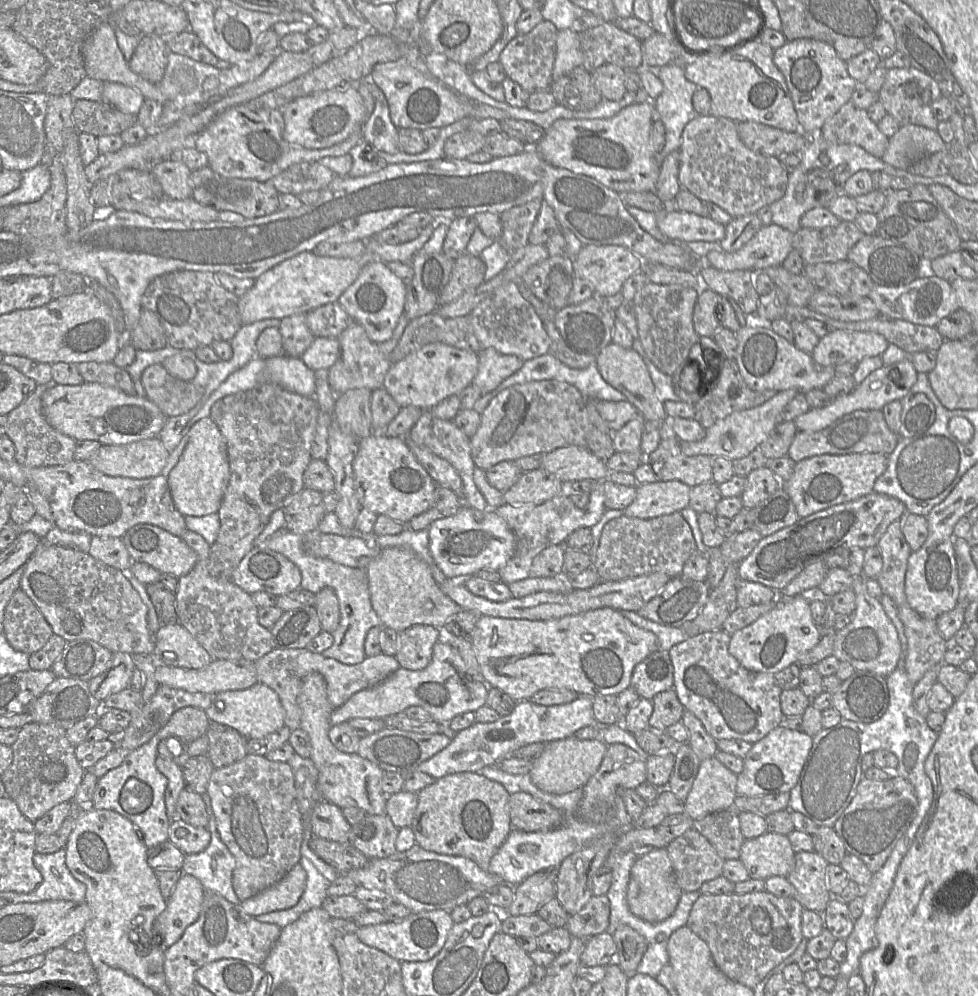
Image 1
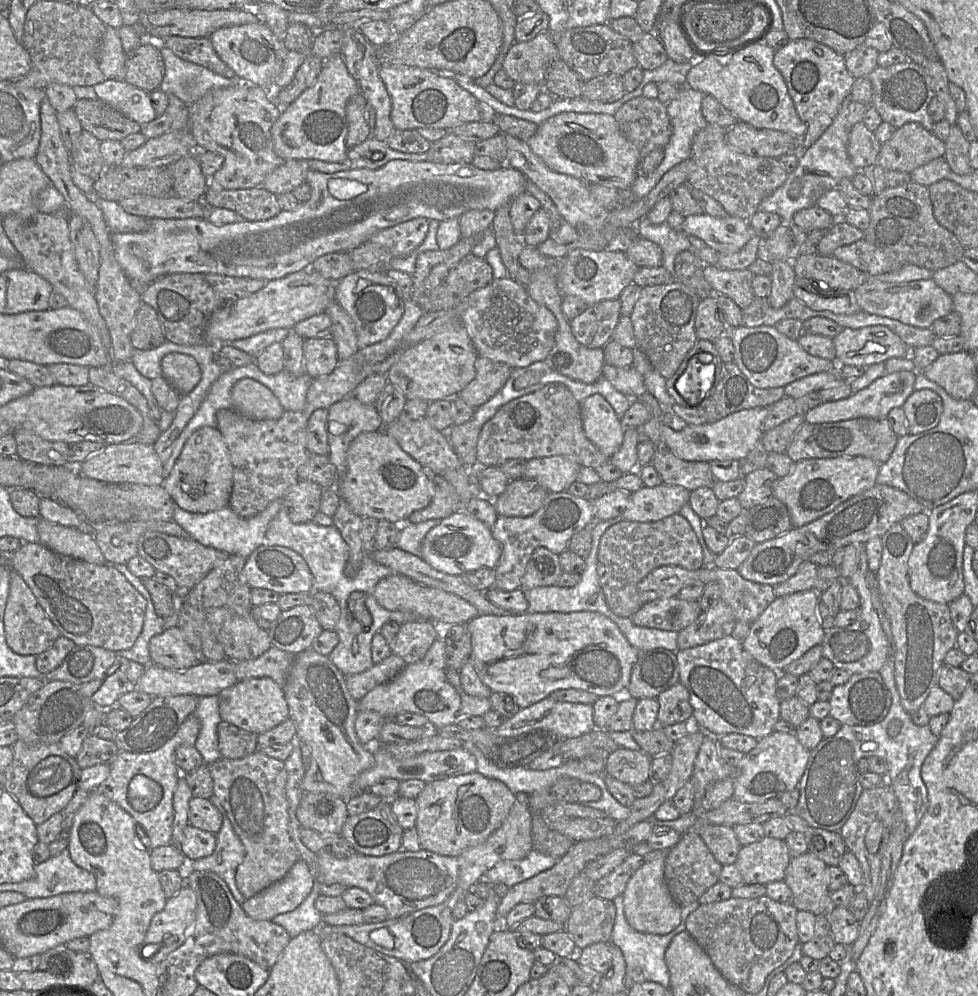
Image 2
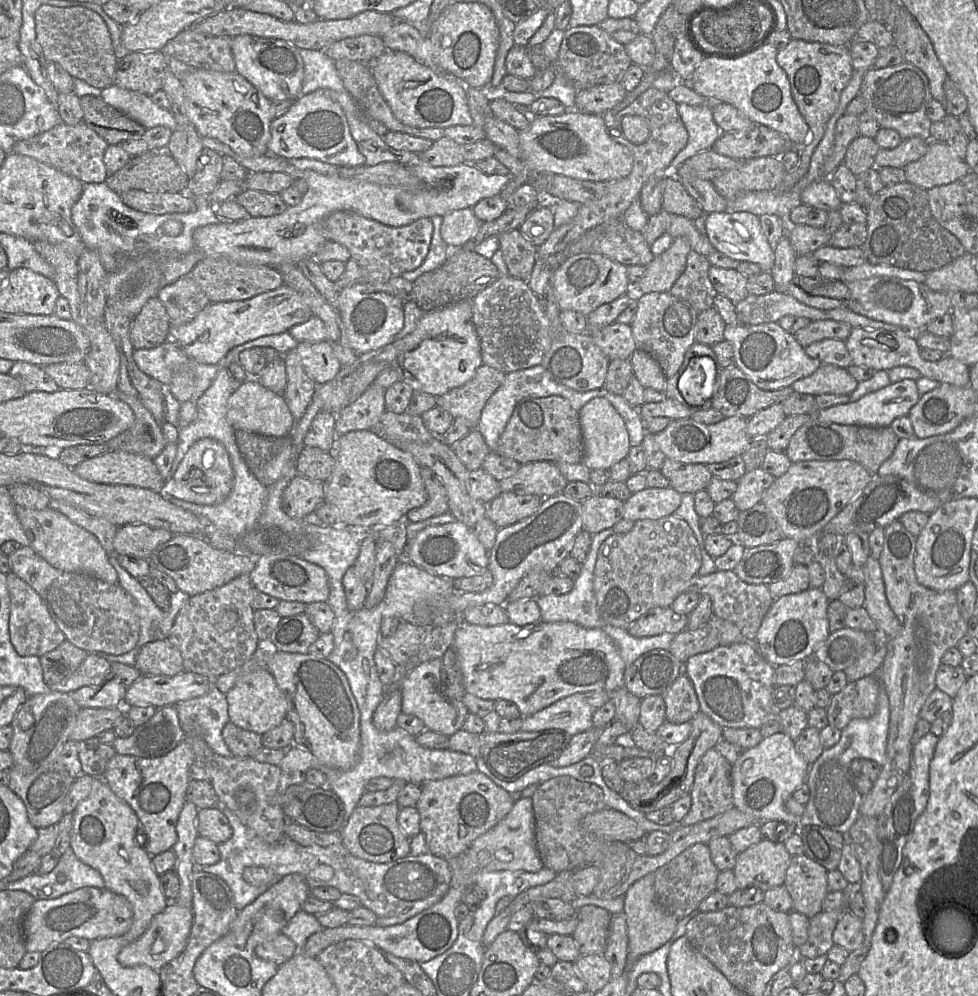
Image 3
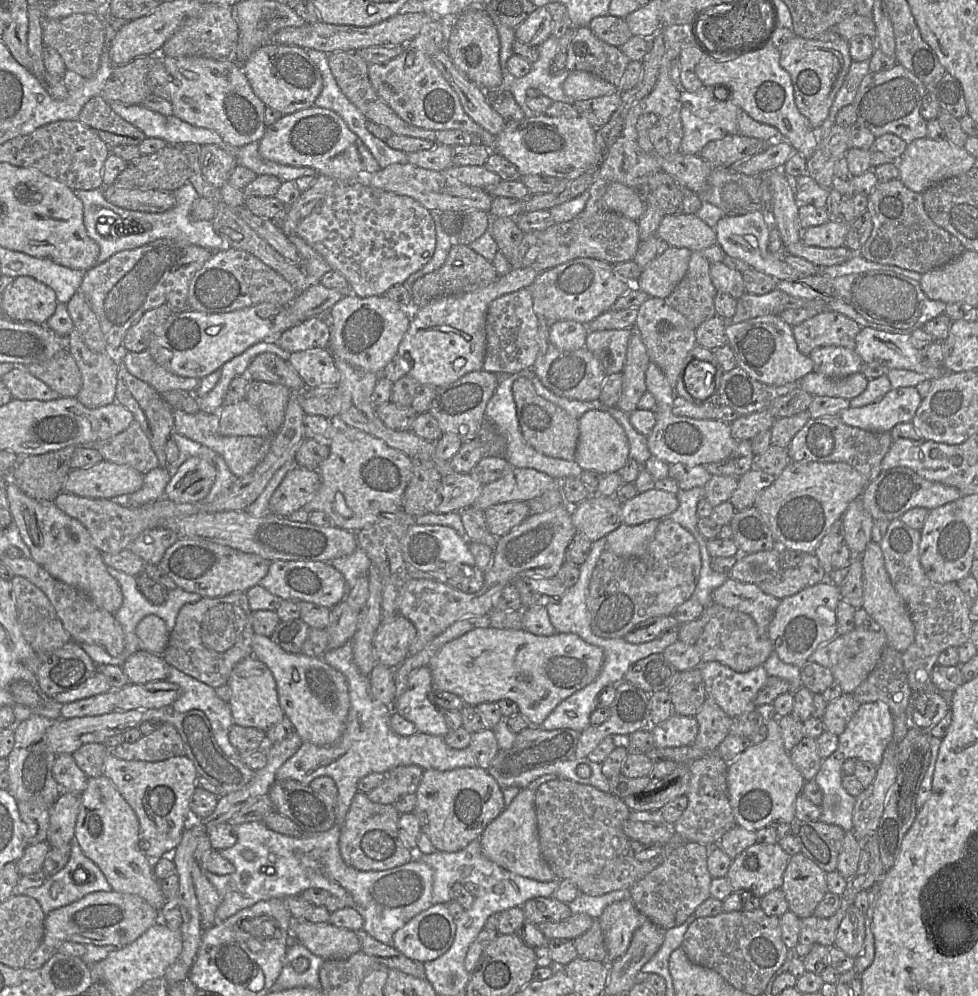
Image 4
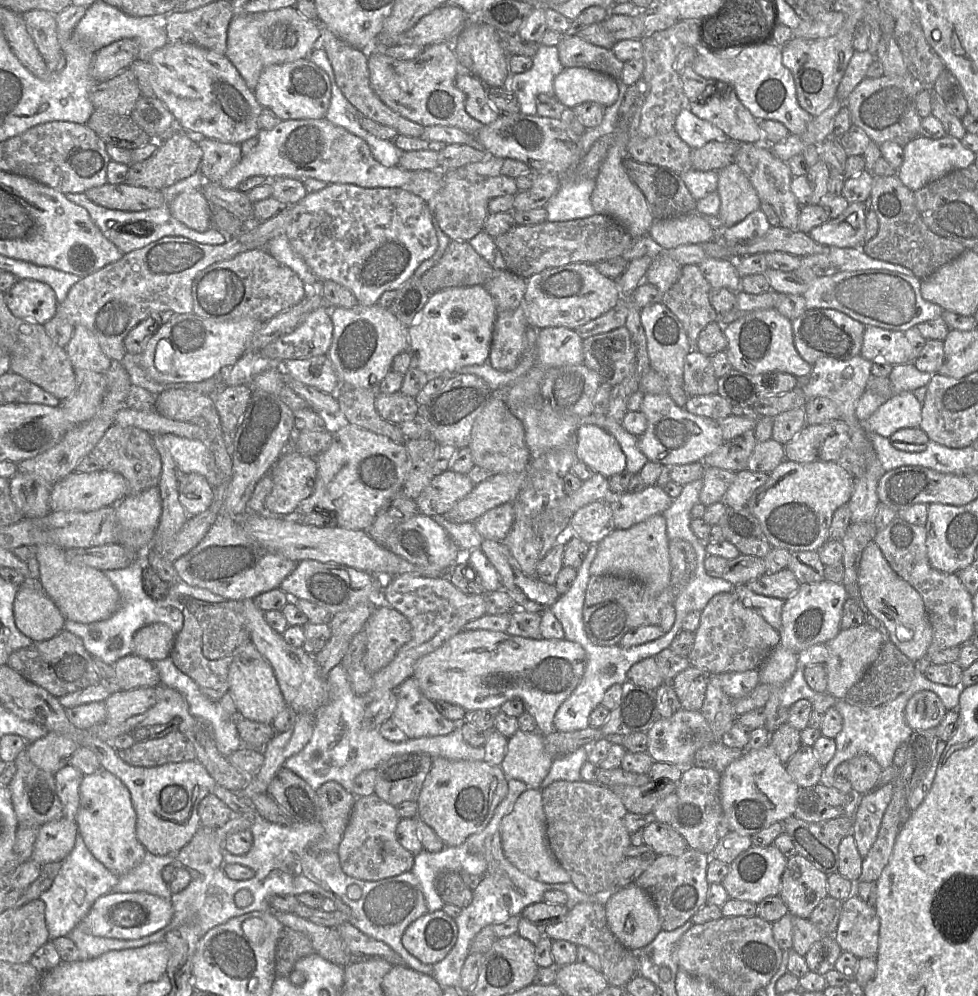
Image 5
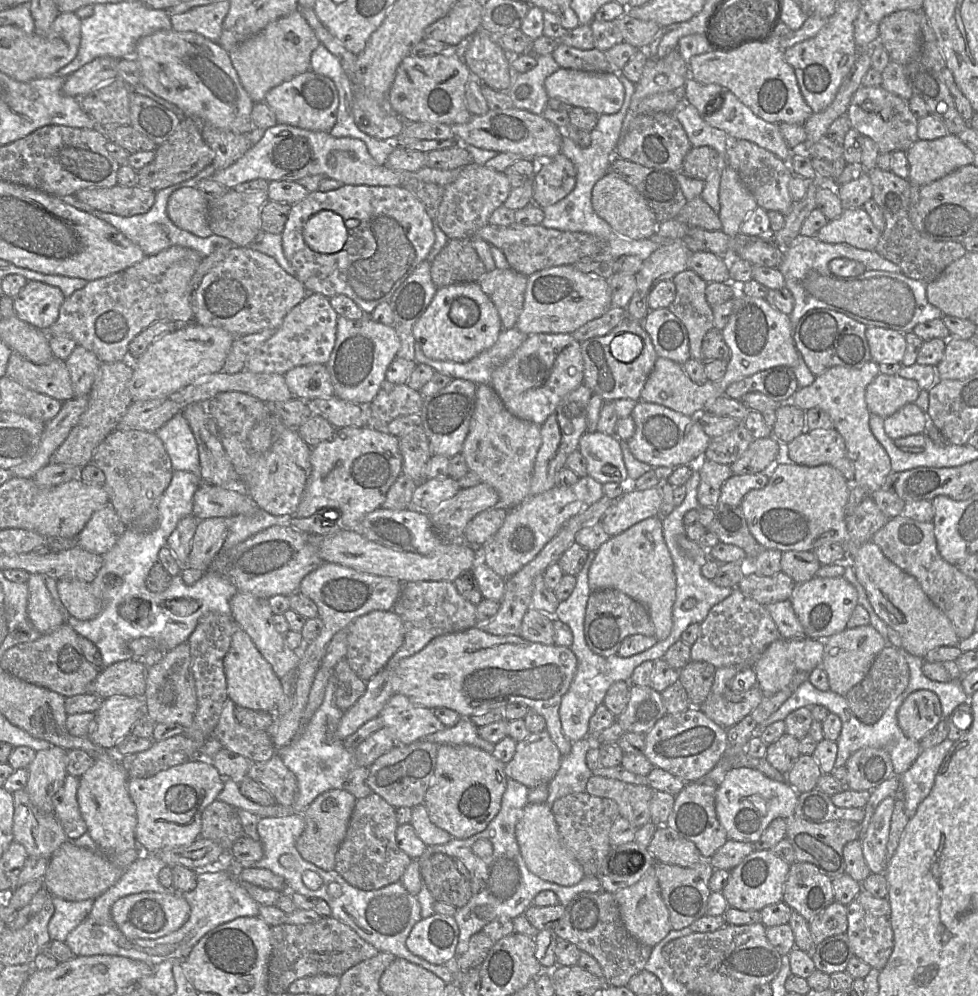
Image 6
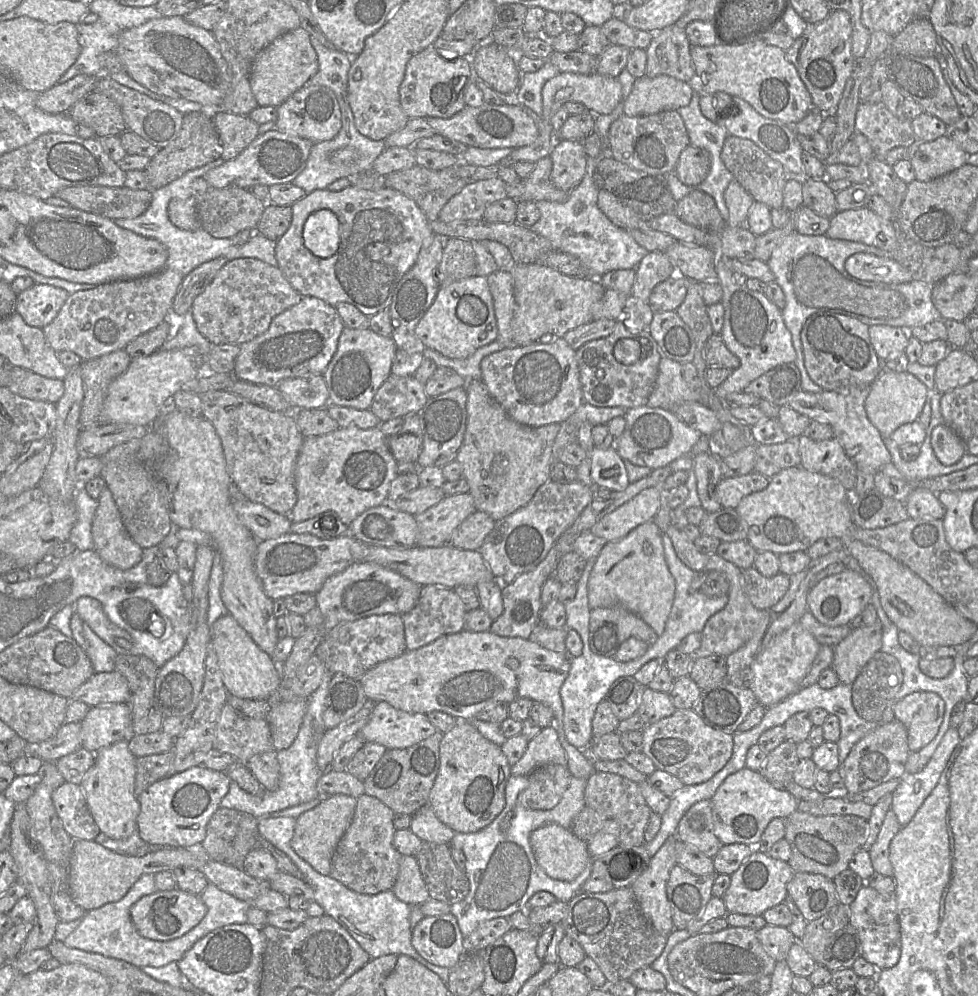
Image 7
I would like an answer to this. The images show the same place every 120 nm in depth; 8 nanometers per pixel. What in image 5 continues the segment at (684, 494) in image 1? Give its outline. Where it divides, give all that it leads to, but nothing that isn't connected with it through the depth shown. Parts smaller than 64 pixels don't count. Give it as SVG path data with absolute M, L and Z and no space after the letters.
M656 484L647 486L639 493L611 495L607 500L616 529L628 529L653 515L662 514L673 501L663 488Z

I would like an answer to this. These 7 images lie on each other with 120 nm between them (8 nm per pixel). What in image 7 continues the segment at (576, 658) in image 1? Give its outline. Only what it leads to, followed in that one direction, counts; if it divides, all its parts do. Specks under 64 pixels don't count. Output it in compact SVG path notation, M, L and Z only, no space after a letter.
M462 630L455 634L441 636L432 643L416 650L406 650L400 656L383 661L370 668L359 680L368 701L385 701L393 707L409 713L430 713L442 711L456 720L472 720L479 712L497 703L509 704L520 698L541 702L553 712L553 727L567 755L567 767L573 777L588 779L594 766L583 756L582 750L571 745L563 728L564 711L560 689L567 678L571 657L567 653L557 653L546 649L530 639L504 637L493 632L473 632Z

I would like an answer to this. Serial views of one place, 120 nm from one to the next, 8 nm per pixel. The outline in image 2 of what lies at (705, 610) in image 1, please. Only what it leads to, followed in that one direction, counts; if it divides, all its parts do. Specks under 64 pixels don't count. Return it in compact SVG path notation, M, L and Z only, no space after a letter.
M722 599L702 611L698 618L678 633L678 650L706 644L731 635L736 620L731 607Z

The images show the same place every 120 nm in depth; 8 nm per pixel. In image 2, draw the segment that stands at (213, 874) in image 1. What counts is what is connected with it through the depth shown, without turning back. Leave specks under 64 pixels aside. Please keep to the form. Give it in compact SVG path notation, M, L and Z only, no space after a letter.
M214 795L209 800L223 816L221 828L215 835L216 846L210 856L187 861L187 869L189 871L211 871L216 873L227 883L235 900L242 905L246 898L236 885L235 875L237 867L244 860L245 848L235 834L219 800Z

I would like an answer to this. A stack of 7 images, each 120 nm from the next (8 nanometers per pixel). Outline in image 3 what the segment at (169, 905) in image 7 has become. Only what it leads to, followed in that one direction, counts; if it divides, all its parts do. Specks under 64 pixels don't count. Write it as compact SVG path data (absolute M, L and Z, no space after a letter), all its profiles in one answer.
M83 887L55 899L36 900L24 919L27 952L42 953L49 946L64 942L69 937L90 941L122 936L133 923L133 909L122 895L106 888Z

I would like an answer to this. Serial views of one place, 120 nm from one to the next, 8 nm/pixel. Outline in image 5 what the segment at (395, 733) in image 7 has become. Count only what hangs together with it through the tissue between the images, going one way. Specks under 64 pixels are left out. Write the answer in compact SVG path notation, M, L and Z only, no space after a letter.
M412 676L397 689L397 703L392 719L408 739L447 735L459 725L436 709L435 702L420 691Z

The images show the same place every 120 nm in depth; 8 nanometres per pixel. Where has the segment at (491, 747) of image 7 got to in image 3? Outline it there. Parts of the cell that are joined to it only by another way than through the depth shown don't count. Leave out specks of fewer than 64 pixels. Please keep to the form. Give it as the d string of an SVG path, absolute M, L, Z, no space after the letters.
M480 770L423 783L416 808L428 851L446 860L463 855L476 838L494 827L511 811L514 803L509 792Z

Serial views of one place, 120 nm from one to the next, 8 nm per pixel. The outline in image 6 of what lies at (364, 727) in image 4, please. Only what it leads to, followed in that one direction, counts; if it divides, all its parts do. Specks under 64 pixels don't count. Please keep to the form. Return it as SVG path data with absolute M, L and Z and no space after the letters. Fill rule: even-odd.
M332 670L332 677L329 680L326 689L325 689L325 694L324 694L324 698L323 701L321 703L321 705L319 706L319 708L316 710L316 712L313 714L313 716L311 717L311 719L308 721L308 723L302 728L300 734L296 737L296 739L290 744L288 745L286 748L281 749L279 754L281 756L282 762L284 763L284 765L295 775L296 780L297 780L297 785L298 785L298 791L297 791L297 795L295 797L295 800L293 802L293 804L290 807L285 807L282 805L279 805L277 803L274 803L273 805L270 806L262 806L259 805L257 803L252 802L251 800L249 800L248 798L244 797L242 795L242 793L240 792L240 787L237 781L234 781L232 779L225 779L224 780L224 787L223 790L220 792L220 794L218 795L217 799L234 807L235 809L242 809L242 810L246 810L249 811L253 814L255 814L256 816L258 816L259 818L264 818L264 817L283 817L283 816L287 816L290 814L303 814L303 812L306 810L306 808L322 793L331 790L331 789L343 789L343 784L349 774L349 772L351 771L352 768L354 768L356 766L355 764L355 759L354 759L354 752L346 749L345 745L344 745L344 741L340 740L337 736L336 736L336 731L337 731L337 727L338 724L343 716L343 711L341 711L334 703L334 692L335 692L335 679L333 677L333 670ZM461 718L454 726L432 733L424 740L438 745L471 745L489 753L494 750L494 744L478 735L478 727L469 718Z

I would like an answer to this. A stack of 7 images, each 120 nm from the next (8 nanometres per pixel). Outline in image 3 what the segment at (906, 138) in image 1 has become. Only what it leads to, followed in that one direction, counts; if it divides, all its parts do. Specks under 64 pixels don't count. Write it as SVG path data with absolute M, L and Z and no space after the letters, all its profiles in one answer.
M920 137L902 139L895 148L880 148L875 157L875 166L877 168L886 166L904 168L907 164L924 156L927 149L928 141Z

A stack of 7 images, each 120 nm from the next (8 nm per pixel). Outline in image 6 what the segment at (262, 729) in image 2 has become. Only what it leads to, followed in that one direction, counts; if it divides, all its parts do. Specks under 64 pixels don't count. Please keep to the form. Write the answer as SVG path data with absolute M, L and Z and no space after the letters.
M238 628L233 634L223 665L228 698L236 706L255 711L275 712L282 693L281 680L256 648L250 636L242 628Z

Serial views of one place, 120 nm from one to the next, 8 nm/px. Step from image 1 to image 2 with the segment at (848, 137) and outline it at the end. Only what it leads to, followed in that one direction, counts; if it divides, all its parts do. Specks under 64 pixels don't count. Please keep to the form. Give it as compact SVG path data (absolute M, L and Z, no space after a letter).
M863 121L851 126L847 152L850 161L859 171L877 163L881 145L875 133Z

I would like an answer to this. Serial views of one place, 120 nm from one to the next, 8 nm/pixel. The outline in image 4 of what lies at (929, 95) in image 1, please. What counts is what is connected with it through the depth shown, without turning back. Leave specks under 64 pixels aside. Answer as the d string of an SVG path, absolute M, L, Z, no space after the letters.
M896 63L889 70L866 74L851 104L856 109L856 122L866 127L875 137L892 133L908 145L916 139L927 137L927 121L920 113L926 93L923 83L901 64Z

